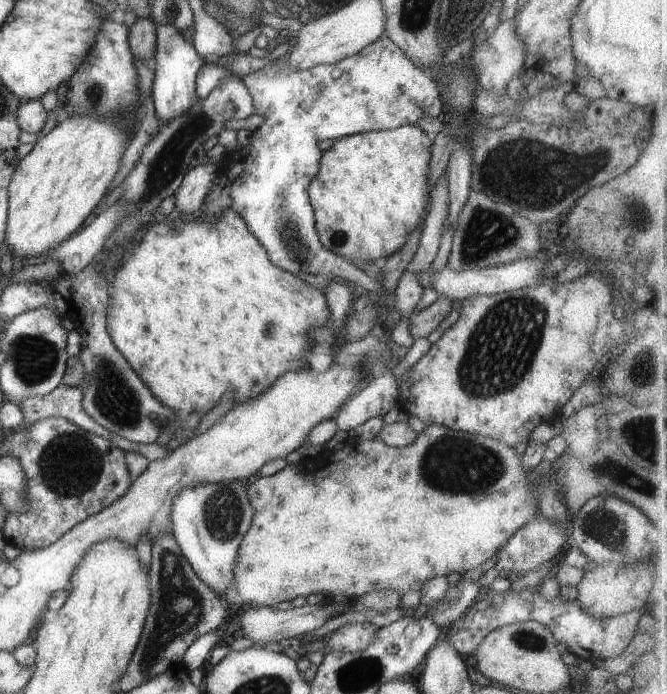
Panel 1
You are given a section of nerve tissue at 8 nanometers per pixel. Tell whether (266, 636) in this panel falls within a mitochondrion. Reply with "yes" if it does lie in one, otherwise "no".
no

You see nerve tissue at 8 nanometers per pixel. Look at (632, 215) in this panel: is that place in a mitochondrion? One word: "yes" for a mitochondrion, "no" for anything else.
yes

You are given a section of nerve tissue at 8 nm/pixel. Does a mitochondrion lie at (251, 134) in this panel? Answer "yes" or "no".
no

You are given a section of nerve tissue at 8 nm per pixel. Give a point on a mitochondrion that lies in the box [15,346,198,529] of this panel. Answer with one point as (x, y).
(70, 464)

